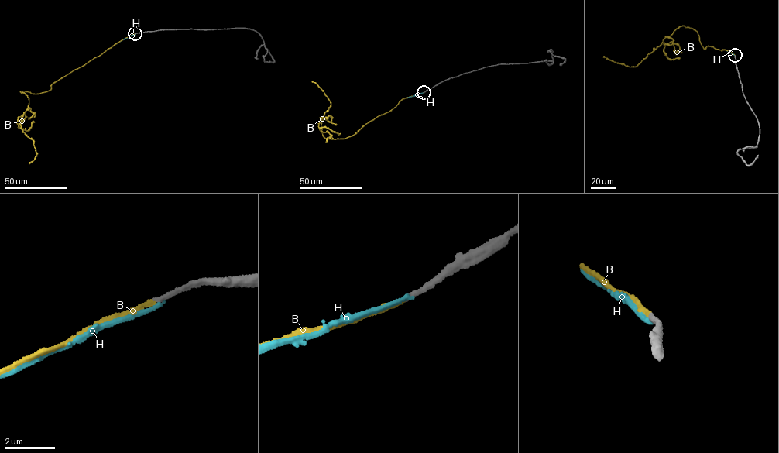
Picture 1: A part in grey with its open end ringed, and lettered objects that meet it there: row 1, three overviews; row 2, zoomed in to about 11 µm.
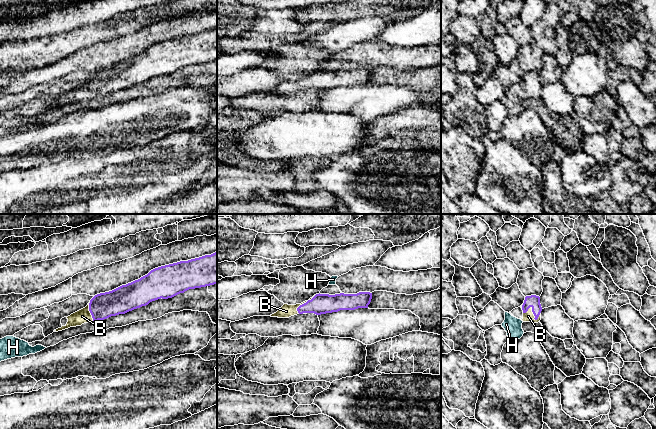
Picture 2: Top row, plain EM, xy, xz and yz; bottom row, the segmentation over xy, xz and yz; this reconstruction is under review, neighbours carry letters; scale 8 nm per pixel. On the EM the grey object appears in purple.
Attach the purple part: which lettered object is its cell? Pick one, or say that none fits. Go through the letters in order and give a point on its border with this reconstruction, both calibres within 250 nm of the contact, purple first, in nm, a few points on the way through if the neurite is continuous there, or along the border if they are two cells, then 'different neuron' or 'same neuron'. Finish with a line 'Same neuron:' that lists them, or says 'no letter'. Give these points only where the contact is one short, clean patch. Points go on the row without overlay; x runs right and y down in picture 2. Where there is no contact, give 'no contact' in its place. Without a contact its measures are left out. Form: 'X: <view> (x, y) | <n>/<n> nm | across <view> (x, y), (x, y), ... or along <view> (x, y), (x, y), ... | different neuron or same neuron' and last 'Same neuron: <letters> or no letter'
B: yz (533, 89) | 100/80 nm | across yz (533, 77), (533, 89), (528, 92) | same neuron
H: no contact | different neuron
Same neuron: B

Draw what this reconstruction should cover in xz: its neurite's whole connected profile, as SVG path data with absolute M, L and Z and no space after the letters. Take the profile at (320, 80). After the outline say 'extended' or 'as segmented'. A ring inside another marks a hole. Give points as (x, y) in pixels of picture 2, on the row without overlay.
M359 68L357 70L316 70L308 77L301 80L284 80L271 93L289 94L297 90L314 89L316 91L338 88L340 86L355 86L368 84L372 75L372 69Z | extended

